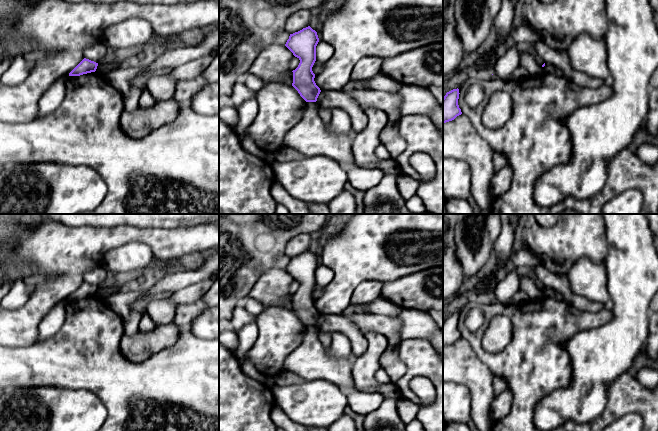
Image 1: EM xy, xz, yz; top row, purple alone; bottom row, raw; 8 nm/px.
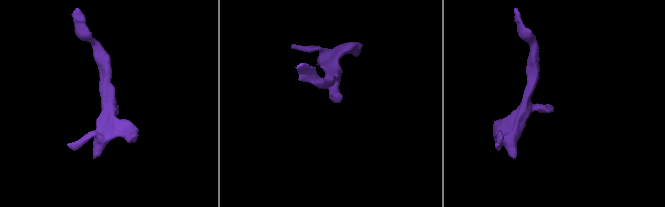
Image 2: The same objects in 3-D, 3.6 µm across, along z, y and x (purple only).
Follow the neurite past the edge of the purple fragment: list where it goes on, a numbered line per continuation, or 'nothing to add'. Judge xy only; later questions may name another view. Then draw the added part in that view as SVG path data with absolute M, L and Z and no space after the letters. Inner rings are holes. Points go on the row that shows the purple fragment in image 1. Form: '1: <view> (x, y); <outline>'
nothing to add

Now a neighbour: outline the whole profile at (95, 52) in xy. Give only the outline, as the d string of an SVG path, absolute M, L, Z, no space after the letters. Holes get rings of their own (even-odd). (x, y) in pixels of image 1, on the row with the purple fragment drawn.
M96 43L84 51L84 58L98 63L110 49L103 43Z

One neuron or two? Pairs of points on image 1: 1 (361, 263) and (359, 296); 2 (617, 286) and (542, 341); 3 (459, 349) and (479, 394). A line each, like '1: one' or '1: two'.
1: two
2: two
3: one

